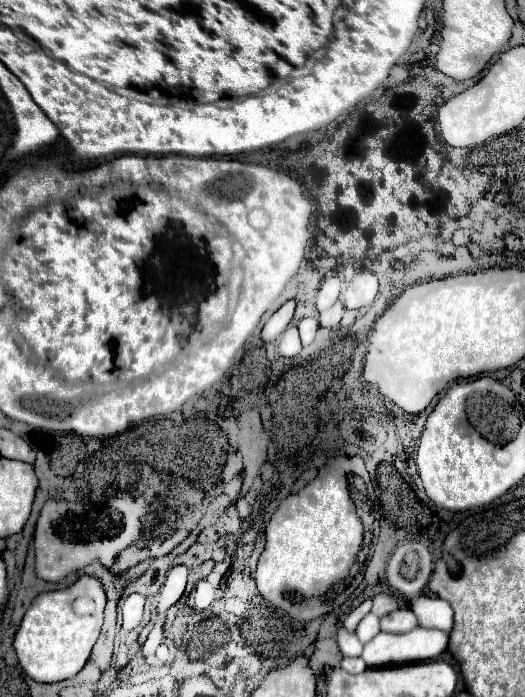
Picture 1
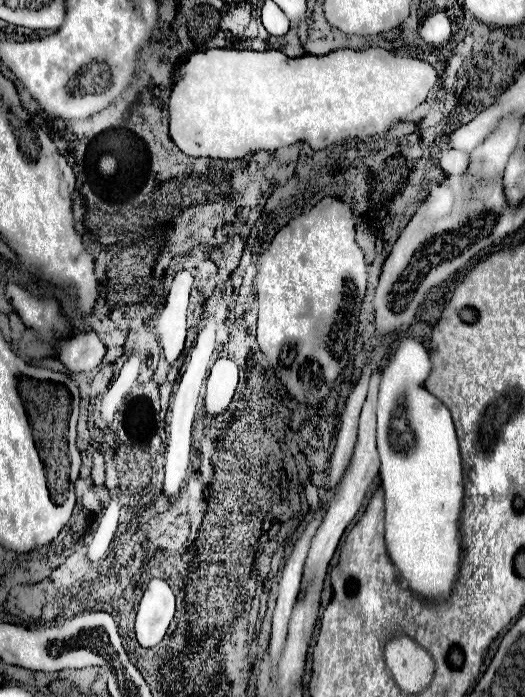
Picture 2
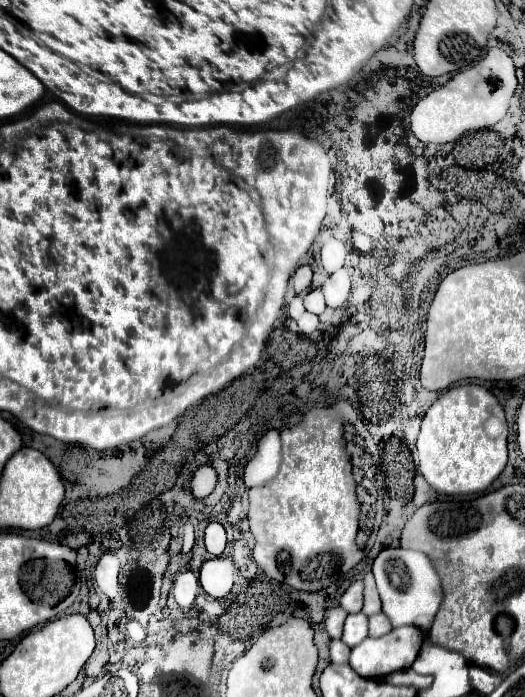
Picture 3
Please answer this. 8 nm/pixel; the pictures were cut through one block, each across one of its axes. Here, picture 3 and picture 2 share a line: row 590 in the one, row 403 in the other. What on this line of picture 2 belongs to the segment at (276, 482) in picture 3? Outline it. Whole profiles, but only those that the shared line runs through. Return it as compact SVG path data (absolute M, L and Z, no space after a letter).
M324 196L308 212L282 226L260 258L258 292L258 346L298 402L314 406L332 390L342 366L326 344L332 324L344 304L344 294L366 290L366 264L354 242L354 218L346 202Z

